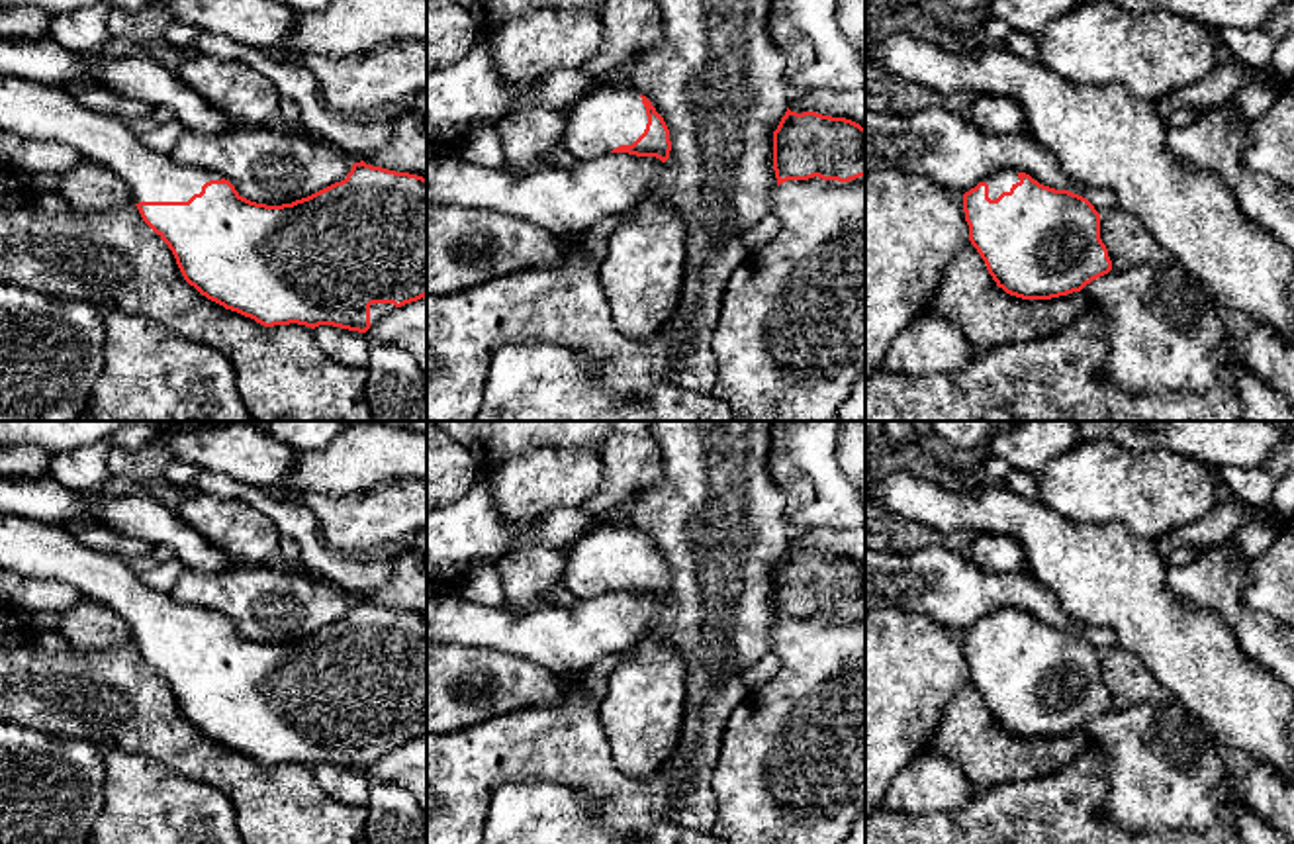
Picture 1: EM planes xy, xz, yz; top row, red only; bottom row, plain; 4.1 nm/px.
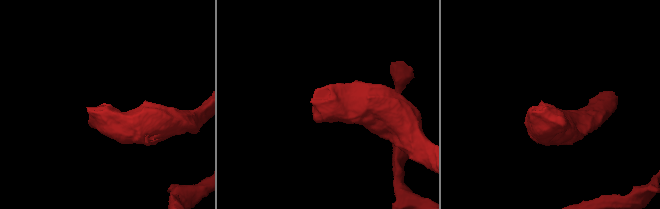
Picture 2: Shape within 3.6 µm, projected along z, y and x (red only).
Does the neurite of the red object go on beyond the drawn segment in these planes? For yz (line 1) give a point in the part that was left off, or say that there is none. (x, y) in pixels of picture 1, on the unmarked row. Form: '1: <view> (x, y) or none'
1: yz (1001, 619)

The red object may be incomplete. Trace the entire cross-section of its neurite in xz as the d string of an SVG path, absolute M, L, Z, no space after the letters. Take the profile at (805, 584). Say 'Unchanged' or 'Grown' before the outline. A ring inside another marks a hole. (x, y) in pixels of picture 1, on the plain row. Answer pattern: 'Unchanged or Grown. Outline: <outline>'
Unchanged. Outline: M787 546L773 570L777 625L787 619L850 621L865 615L865 566L846 556Z

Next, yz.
Grown. Outline: M1002 607L963 633L969 680L989 713L1006 732L1022 738L1051 738L1081 730L1112 709L1108 687L1100 678L1100 652L1069 629L1040 623L1016 607Z

